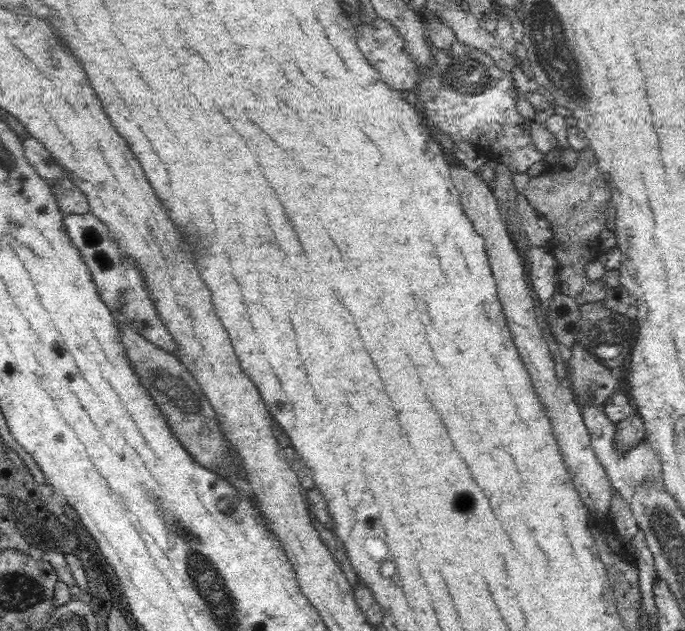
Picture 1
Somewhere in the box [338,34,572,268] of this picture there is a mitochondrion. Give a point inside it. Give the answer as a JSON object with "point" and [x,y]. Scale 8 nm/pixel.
{"point":[467,73]}

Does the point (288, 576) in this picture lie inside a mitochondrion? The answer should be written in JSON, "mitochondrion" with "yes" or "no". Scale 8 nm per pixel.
{"mitochondrion":"no"}

